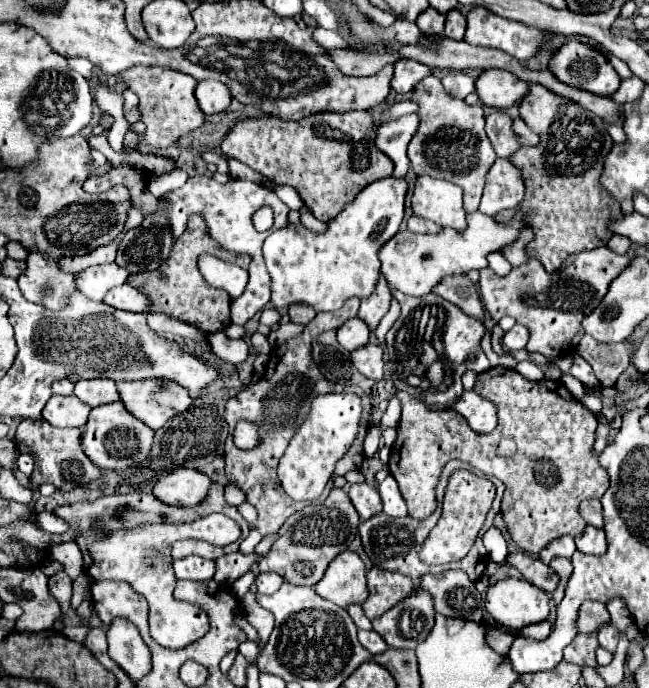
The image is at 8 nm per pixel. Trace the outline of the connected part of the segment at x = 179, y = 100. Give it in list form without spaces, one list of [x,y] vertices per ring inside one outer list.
[[[136,65],[120,75],[120,83],[124,83],[140,97],[142,121],[146,123],[146,141],[154,149],[166,149],[174,145],[180,137],[204,123],[204,113],[200,113],[194,97],[196,79],[188,77],[182,71],[174,71],[168,67]]]

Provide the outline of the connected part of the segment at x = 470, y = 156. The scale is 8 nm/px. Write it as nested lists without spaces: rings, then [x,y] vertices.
[[[424,77],[416,85],[412,101],[420,105],[420,129],[414,133],[408,145],[408,157],[416,175],[430,175],[436,179],[446,179],[464,189],[464,209],[468,213],[476,211],[482,199],[486,173],[496,161],[496,153],[484,131],[484,111],[482,105],[466,105],[464,101],[450,97],[442,87],[440,79]]]

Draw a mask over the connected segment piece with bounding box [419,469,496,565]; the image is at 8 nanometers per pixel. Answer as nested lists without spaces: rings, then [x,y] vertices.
[[[456,469],[446,485],[444,491],[444,509],[438,525],[430,531],[427,539],[423,543],[419,558],[429,564],[446,564],[450,561],[460,561],[466,557],[470,547],[476,541],[476,535],[484,523],[484,517],[492,505],[494,497],[494,485],[486,477],[478,477],[472,471],[466,469]]]

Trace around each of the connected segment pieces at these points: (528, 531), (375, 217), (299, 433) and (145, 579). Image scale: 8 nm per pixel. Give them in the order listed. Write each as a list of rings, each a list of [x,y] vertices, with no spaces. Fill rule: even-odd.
[[[494,367],[484,371],[476,379],[476,393],[498,405],[498,427],[490,435],[474,433],[462,415],[454,409],[444,409],[434,413],[426,409],[420,399],[398,391],[396,397],[402,401],[402,419],[398,423],[398,439],[390,451],[390,473],[400,485],[400,493],[408,505],[408,513],[414,519],[426,519],[436,511],[434,487],[442,473],[442,467],[450,459],[462,459],[482,471],[484,475],[498,477],[504,483],[504,523],[510,537],[526,553],[538,555],[550,541],[570,535],[576,537],[584,531],[586,523],[578,515],[578,505],[584,499],[600,499],[610,487],[610,477],[606,469],[600,467],[598,455],[594,453],[594,431],[596,417],[576,399],[560,381],[528,381],[514,369]]]
[[[380,179],[368,185],[358,193],[358,197],[348,203],[334,219],[328,221],[328,229],[324,233],[314,233],[306,229],[302,223],[288,223],[286,227],[272,231],[264,241],[264,259],[272,277],[272,307],[282,309],[294,303],[310,305],[318,313],[320,311],[336,311],[350,297],[368,297],[372,295],[378,279],[380,279],[380,261],[378,251],[386,245],[400,229],[404,217],[404,197],[408,185],[404,179]]]
[[[326,393],[312,401],[308,419],[296,429],[286,453],[278,463],[280,485],[294,501],[314,501],[322,495],[336,463],[348,453],[352,441],[356,439],[360,419],[362,399],[354,393]]]
[[[210,513],[192,523],[180,523],[180,525],[146,523],[134,529],[116,529],[116,531],[90,527],[76,539],[76,543],[84,555],[84,571],[92,581],[102,581],[102,579],[128,581],[132,589],[138,589],[138,593],[142,593],[148,599],[152,609],[152,621],[156,625],[162,625],[162,629],[158,629],[152,637],[162,647],[184,649],[210,631],[210,619],[202,607],[174,599],[172,591],[176,587],[176,577],[172,573],[172,557],[170,557],[172,545],[178,539],[200,539],[212,545],[230,545],[238,537],[240,537],[240,527],[236,525],[236,521],[232,521],[222,513]]]

